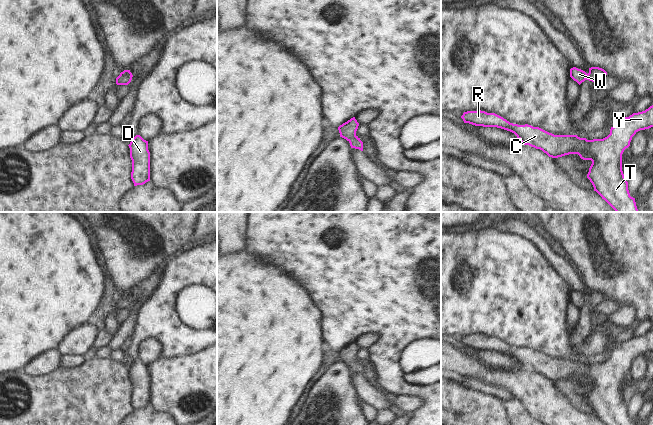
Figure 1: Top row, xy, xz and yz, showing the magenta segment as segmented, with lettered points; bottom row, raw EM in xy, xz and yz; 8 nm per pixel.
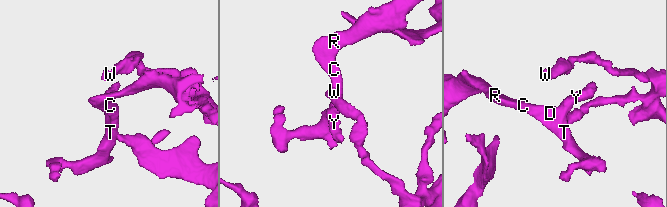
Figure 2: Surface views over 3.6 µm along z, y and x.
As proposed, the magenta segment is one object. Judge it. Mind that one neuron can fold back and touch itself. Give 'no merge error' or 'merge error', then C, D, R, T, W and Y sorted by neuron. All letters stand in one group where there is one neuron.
no merge error; C D R T W Y

